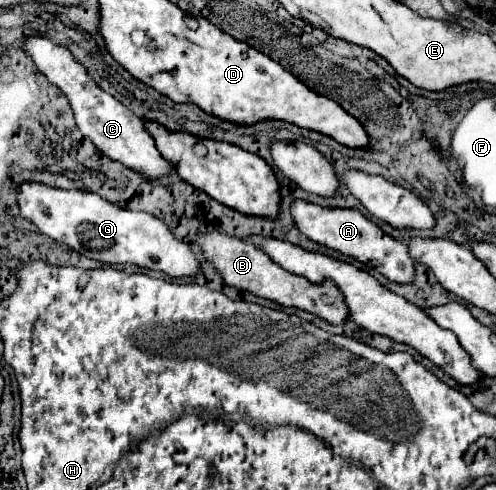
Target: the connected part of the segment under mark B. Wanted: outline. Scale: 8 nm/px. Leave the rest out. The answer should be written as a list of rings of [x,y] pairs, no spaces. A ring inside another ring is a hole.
[[[217,230],[203,234],[201,238],[197,238],[197,242],[201,242],[201,248],[203,248],[207,260],[221,272],[221,276],[225,278],[227,284],[237,286],[241,290],[249,290],[249,292],[257,294],[259,298],[273,300],[279,306],[301,308],[305,312],[319,316],[321,320],[325,320],[333,326],[345,324],[349,320],[349,310],[345,306],[343,294],[337,290],[337,286],[333,286],[333,282],[313,284],[307,278],[301,278],[297,274],[289,274],[281,266],[277,266],[263,250],[257,250],[257,246],[247,244],[247,242],[233,238],[233,236],[221,234]]]

